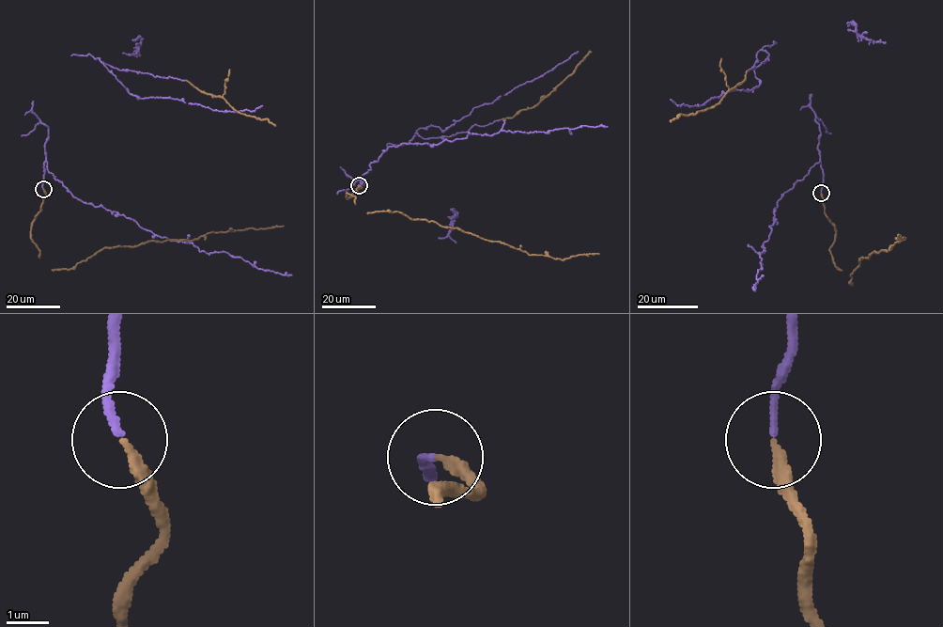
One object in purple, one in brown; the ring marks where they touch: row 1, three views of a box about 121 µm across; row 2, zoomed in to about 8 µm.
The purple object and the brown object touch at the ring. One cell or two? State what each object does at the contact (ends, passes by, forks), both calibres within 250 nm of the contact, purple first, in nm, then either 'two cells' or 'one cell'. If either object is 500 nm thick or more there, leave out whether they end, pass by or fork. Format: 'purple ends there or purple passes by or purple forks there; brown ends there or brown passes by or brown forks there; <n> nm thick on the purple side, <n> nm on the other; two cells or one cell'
purple ends there; brown ends there; 170 nm thick on the purple side, 240 nm on the other; one cell

